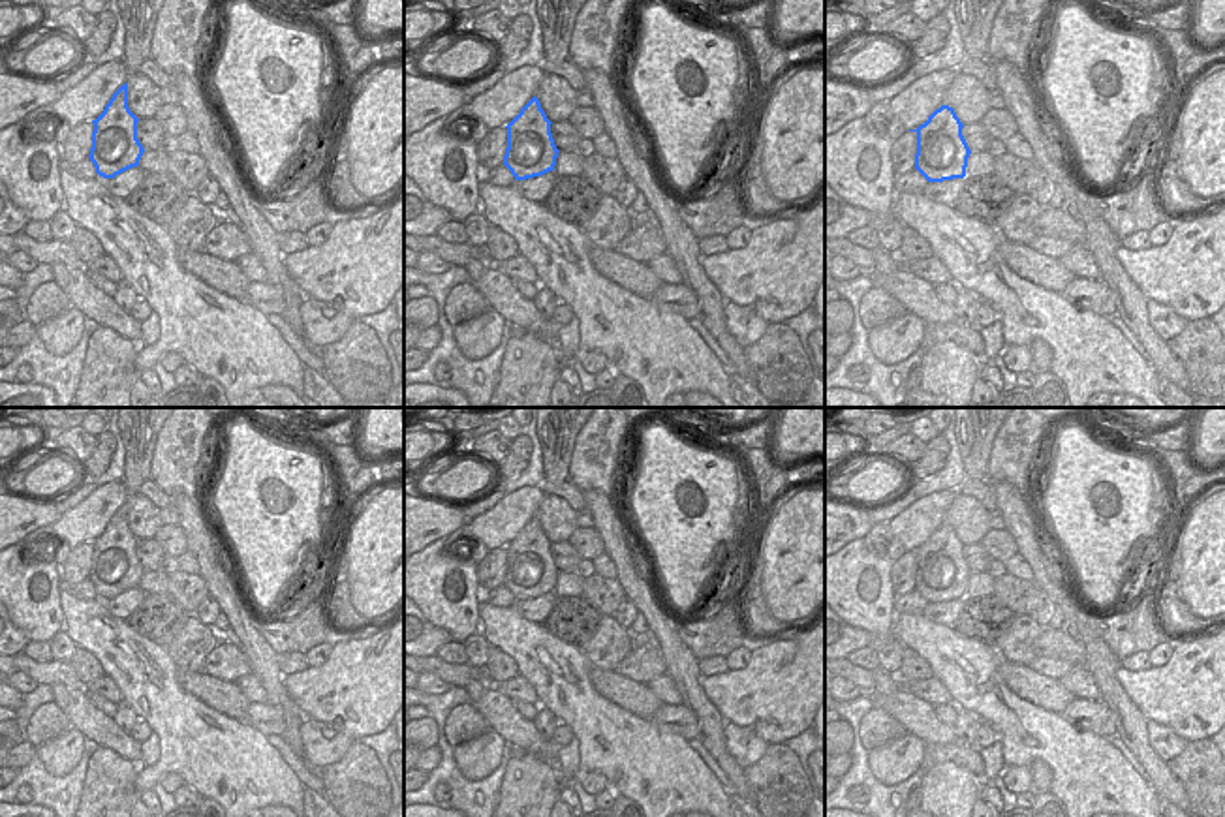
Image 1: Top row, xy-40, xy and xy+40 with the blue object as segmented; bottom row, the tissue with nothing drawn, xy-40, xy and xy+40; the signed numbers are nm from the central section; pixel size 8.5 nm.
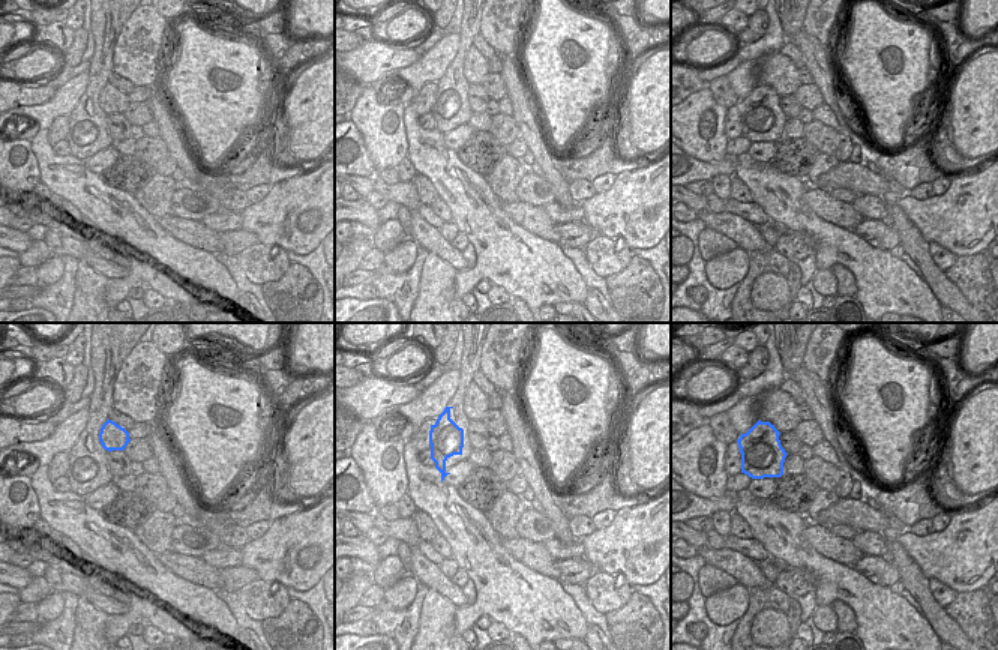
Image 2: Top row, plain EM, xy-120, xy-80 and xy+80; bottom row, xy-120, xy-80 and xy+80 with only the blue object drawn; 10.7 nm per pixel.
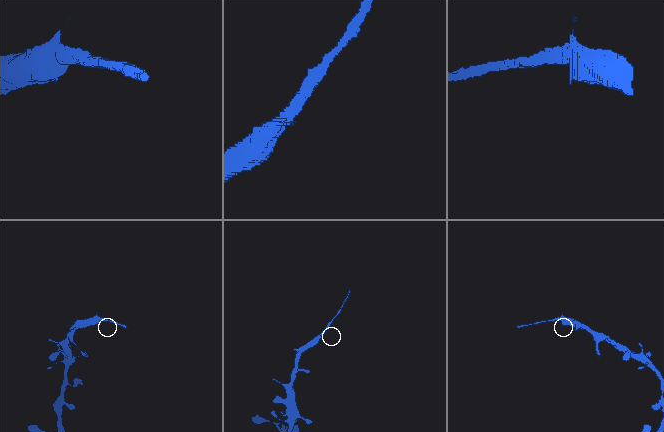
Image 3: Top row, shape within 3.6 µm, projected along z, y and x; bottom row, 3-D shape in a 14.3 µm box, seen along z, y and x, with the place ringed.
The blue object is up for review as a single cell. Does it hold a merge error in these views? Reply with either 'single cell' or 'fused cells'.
fused cells

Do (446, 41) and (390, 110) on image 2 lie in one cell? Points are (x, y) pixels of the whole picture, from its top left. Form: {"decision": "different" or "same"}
{"decision": "different"}

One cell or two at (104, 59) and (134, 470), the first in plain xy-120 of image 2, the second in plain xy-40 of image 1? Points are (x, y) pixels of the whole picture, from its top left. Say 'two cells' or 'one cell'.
one cell

